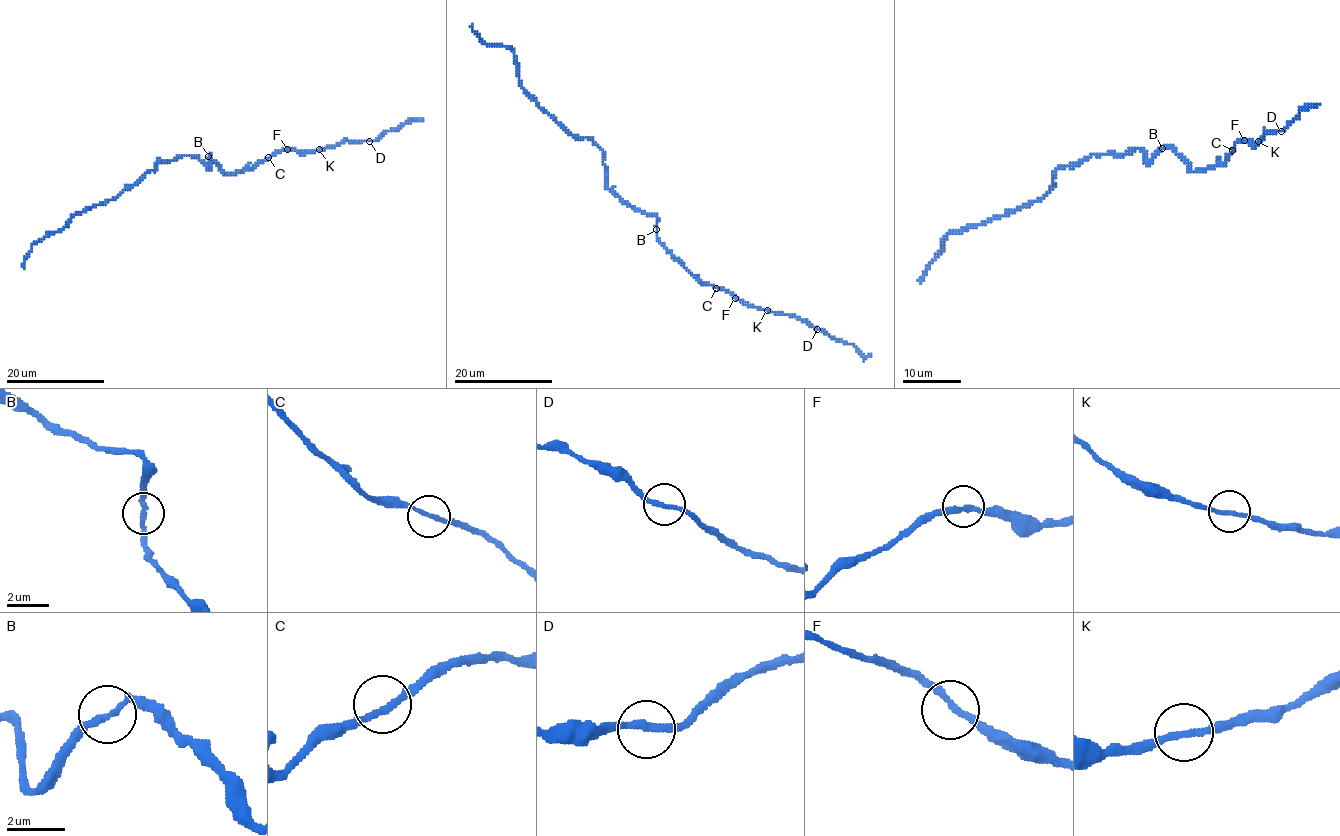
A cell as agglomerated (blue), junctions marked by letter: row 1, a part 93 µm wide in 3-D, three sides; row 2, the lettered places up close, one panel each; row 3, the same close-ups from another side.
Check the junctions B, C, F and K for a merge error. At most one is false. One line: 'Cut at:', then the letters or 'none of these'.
Cut at: none of these

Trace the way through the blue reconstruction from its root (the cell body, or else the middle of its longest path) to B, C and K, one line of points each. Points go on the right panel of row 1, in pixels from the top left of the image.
B: (1144, 153), (1147, 164), (1162, 149)
C: (1144, 153), (1147, 164), (1159, 150), (1169, 146), (1193, 171), (1204, 171), (1222, 165), (1232, 150)
K: (1144, 153), (1147, 164), (1169, 146), (1193, 171), (1204, 171), (1222, 165), (1238, 141), (1259, 141)

